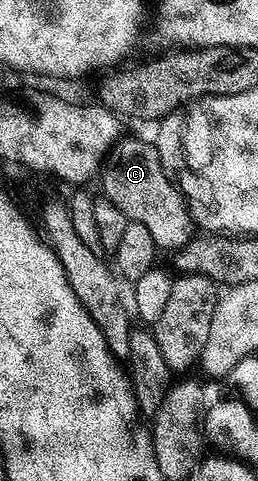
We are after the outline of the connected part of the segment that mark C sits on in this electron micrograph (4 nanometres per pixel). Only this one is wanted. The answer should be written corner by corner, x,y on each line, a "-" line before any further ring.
127,137
118,140
100,170
99,182
105,192
102,193
104,200
119,207
126,221
143,223
151,239
155,239
158,250
179,250
195,236
189,205
181,190
173,184
172,177
161,166
156,144
152,140
140,141
137,137

